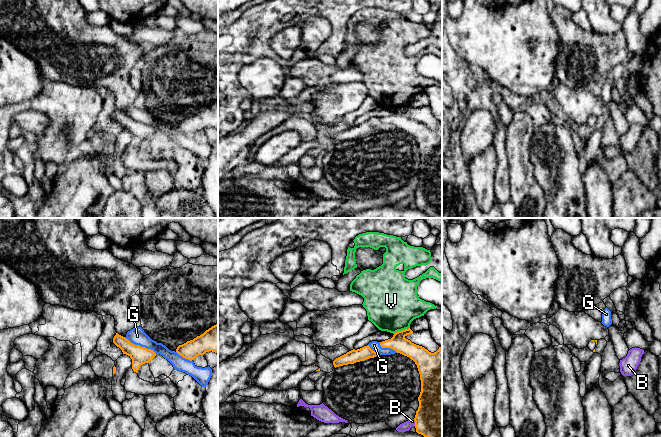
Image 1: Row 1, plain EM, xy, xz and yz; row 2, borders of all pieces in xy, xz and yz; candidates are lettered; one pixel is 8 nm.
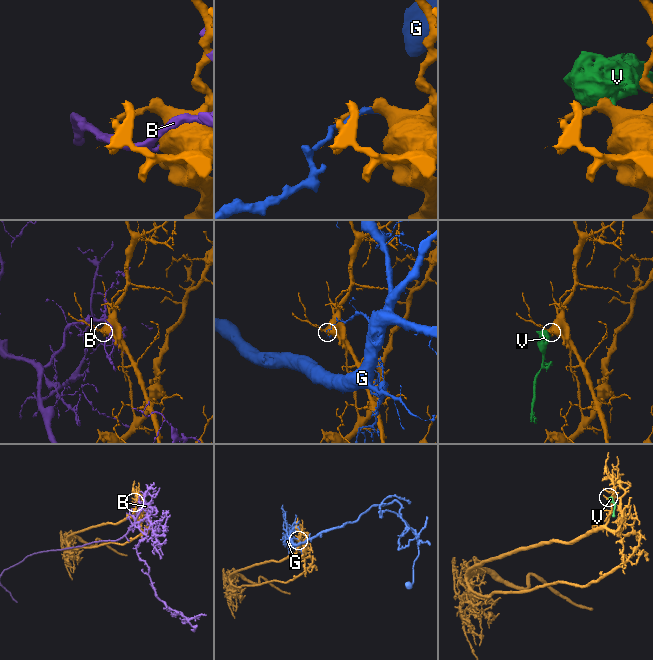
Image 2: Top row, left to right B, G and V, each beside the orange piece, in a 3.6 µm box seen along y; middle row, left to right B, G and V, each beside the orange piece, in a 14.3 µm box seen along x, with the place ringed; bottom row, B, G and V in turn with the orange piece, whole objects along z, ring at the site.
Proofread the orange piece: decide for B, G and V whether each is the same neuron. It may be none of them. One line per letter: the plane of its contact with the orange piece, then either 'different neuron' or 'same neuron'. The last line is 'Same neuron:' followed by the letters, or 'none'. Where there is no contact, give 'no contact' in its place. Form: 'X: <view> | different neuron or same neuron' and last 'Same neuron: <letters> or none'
B: xz | different neuron
G: xy | different neuron
V: xz | different neuron
Same neuron: none

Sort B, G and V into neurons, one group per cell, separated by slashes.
B / G / V

